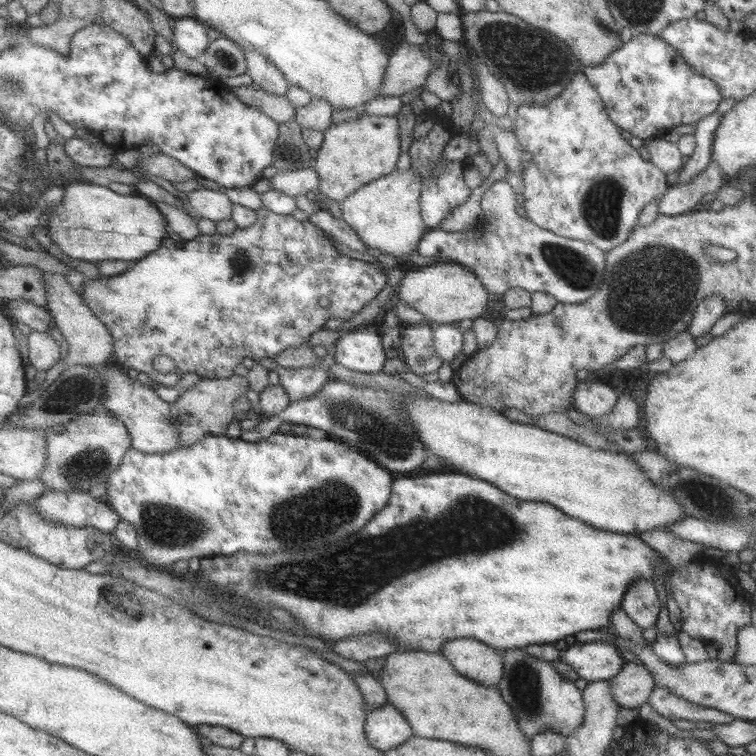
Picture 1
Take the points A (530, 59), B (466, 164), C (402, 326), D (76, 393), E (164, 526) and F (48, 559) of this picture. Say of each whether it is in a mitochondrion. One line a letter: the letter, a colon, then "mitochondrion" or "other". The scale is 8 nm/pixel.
A: mitochondrion
B: other
C: other
D: mitochondrion
E: mitochondrion
F: other

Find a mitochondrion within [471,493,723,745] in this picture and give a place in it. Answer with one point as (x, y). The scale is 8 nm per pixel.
(525, 687)

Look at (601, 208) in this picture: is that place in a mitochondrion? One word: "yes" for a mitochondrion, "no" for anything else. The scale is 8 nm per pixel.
yes

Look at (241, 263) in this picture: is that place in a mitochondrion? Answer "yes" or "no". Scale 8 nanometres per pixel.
yes

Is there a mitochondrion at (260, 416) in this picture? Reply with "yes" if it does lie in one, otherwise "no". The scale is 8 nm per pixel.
no

